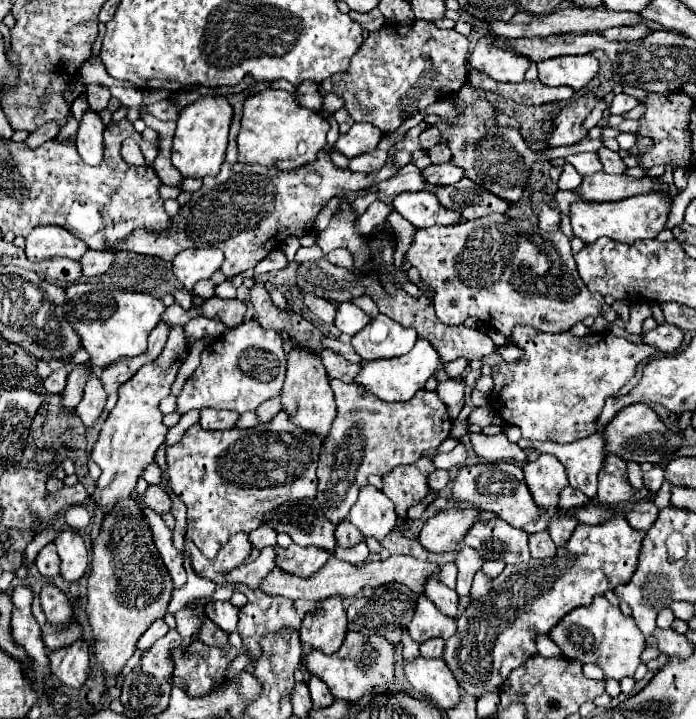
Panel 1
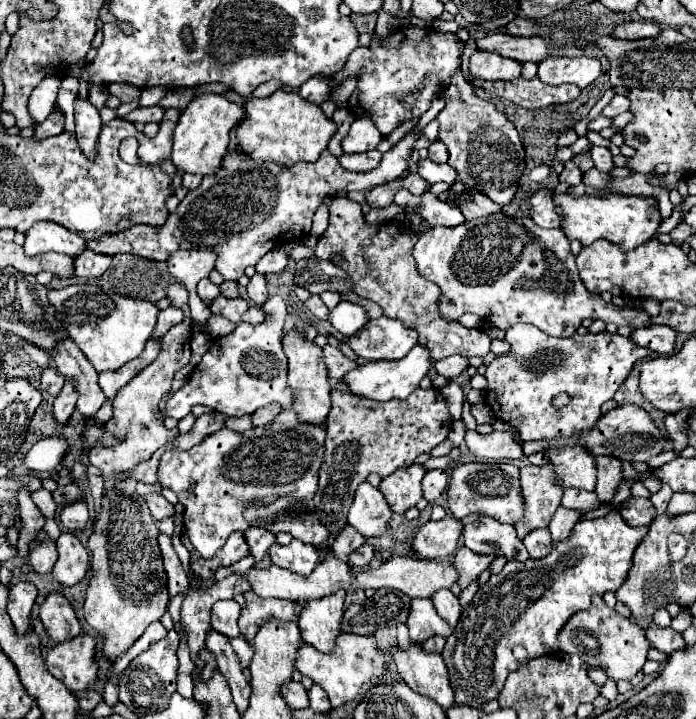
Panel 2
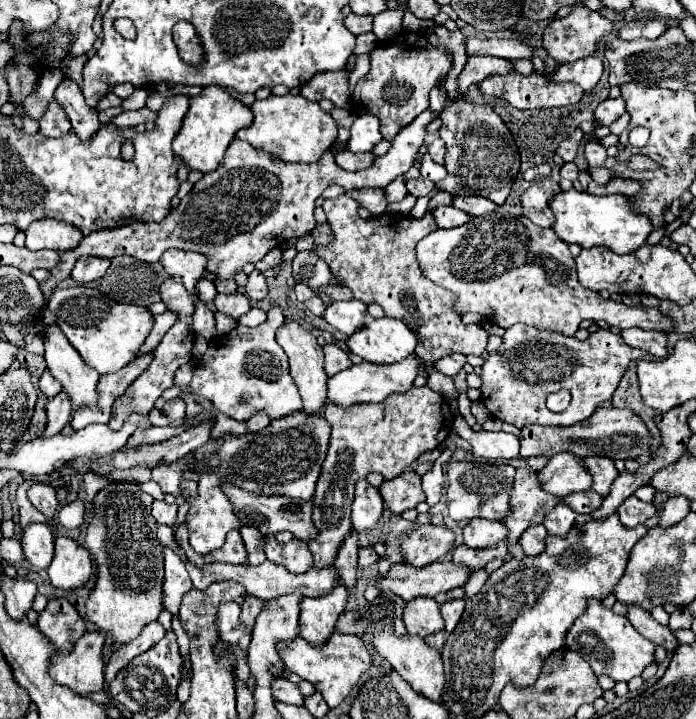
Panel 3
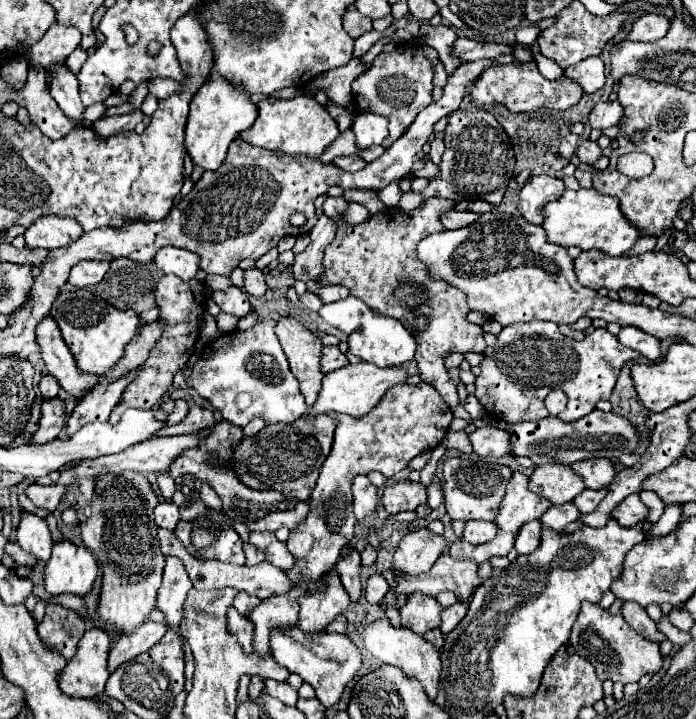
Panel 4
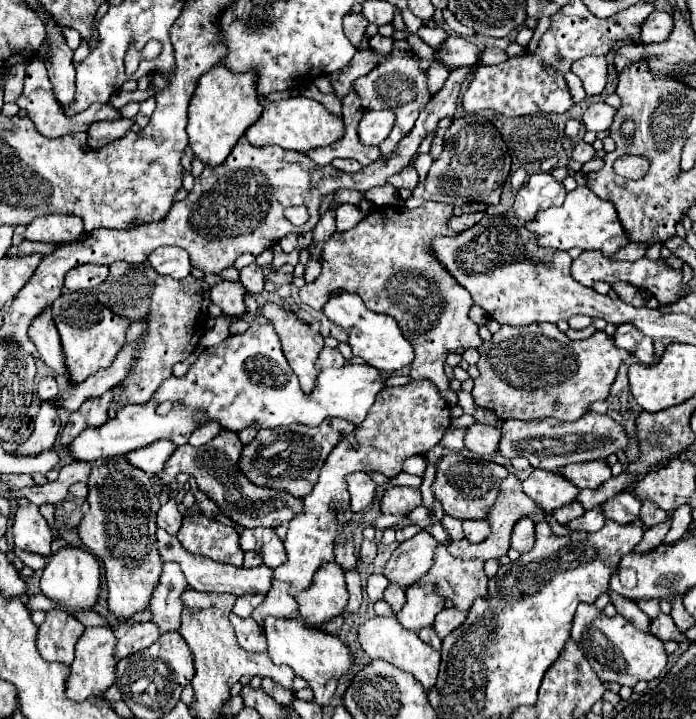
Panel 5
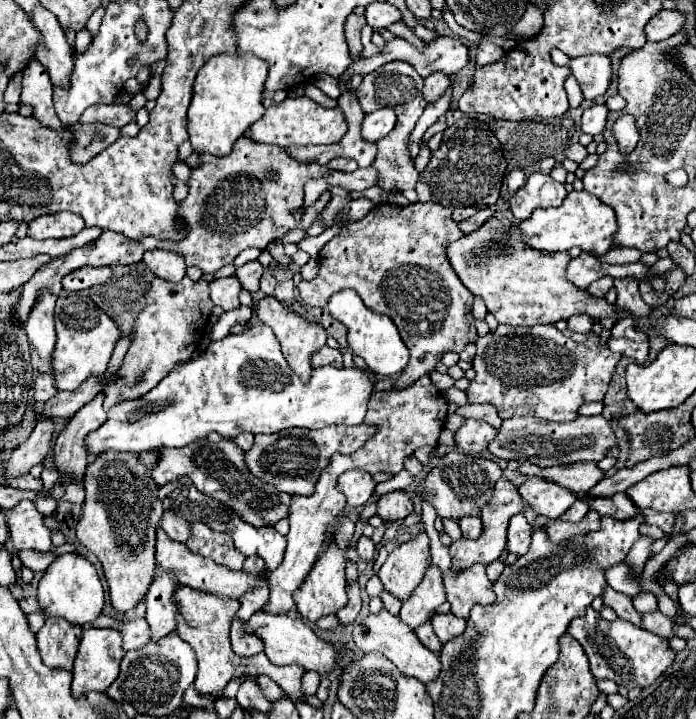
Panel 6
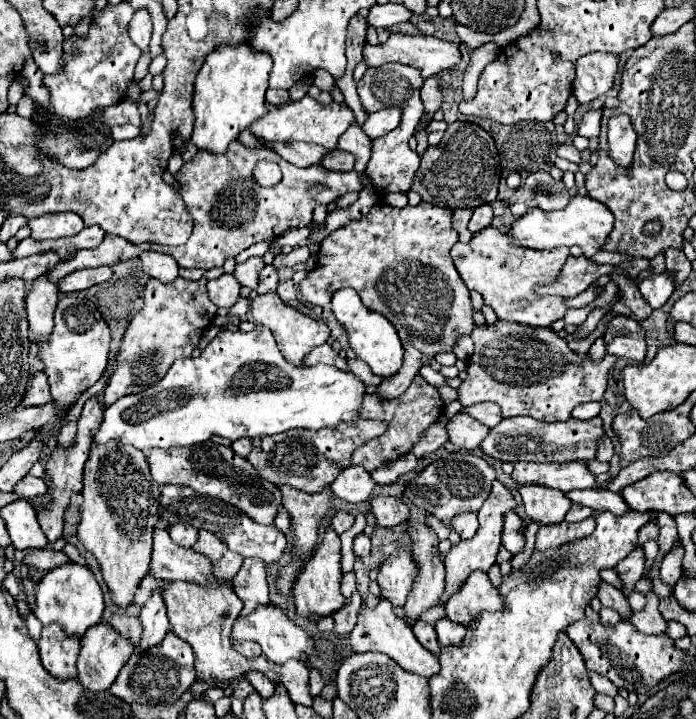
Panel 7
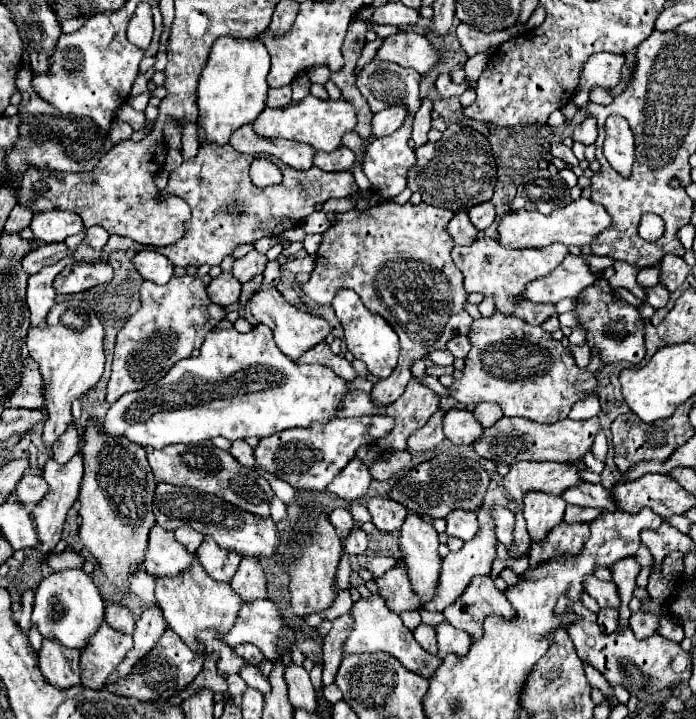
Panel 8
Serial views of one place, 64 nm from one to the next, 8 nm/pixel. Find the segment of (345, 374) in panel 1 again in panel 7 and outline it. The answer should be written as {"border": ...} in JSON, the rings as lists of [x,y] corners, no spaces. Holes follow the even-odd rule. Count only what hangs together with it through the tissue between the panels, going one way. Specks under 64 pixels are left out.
{"border":[[[330,344],[316,346],[316,348],[304,358],[304,364],[306,364],[306,366],[314,366],[314,364],[320,364],[320,362],[322,362],[322,364],[336,366],[336,368],[348,372],[348,364],[346,364],[346,360],[344,360],[340,354],[336,354],[336,352],[330,348]]]}

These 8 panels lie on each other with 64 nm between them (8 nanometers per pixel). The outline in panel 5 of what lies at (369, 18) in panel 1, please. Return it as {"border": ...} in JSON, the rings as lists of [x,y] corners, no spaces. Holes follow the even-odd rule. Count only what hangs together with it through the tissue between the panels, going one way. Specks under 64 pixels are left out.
{"border":[[[348,12],[344,16],[344,32],[348,36],[348,40],[352,42],[354,48],[360,46],[362,38],[364,38],[364,30],[368,26],[368,20],[362,16],[362,14],[354,14],[354,12]]]}

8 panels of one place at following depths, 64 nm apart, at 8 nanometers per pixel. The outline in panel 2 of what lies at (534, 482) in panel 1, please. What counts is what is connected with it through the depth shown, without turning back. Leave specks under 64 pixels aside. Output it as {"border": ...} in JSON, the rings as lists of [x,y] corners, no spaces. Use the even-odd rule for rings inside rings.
{"border":[[[546,464],[542,468],[540,466],[524,466],[524,468],[520,468],[520,492],[524,496],[524,516],[520,518],[520,524],[514,524],[516,534],[520,538],[524,538],[534,528],[546,528],[552,514],[560,506],[562,488],[556,486],[556,478],[552,476],[552,472],[554,472],[552,464]]]}

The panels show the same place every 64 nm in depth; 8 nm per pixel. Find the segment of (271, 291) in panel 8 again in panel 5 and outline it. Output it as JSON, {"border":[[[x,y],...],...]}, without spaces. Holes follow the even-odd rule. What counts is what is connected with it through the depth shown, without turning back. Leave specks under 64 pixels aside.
{"border":[[[266,302],[260,308],[260,314],[264,318],[270,318],[270,324],[280,336],[282,350],[290,368],[296,372],[302,390],[310,392],[318,374],[314,362],[320,350],[324,348],[322,334],[314,332],[306,322],[298,320],[294,312],[288,312],[274,302]]]}

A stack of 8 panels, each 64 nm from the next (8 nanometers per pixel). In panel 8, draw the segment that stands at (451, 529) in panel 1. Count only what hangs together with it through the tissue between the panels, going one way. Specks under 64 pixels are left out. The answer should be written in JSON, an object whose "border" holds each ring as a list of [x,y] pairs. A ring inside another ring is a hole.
{"border":[[[402,562],[396,568],[388,570],[384,576],[376,578],[376,584],[378,584],[378,594],[386,600],[392,612],[400,614],[406,610],[420,610],[420,600],[416,600],[416,594],[412,592],[412,586]]]}

